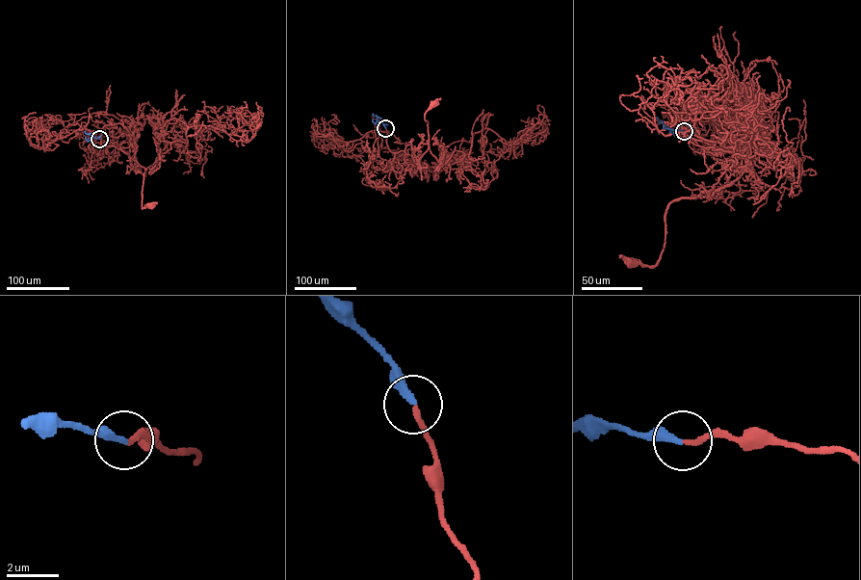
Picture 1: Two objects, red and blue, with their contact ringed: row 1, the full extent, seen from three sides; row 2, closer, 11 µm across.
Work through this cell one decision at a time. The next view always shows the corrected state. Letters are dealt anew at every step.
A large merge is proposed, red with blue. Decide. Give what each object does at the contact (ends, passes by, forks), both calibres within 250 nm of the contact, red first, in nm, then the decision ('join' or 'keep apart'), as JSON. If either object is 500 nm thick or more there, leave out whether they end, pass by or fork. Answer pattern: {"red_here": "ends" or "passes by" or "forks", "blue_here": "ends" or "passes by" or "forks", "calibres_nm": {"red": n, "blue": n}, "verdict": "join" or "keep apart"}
{"red_here": "ends", "blue_here": "ends", "calibres_nm": {"red": 200, "blue": 260}, "verdict": "join"}

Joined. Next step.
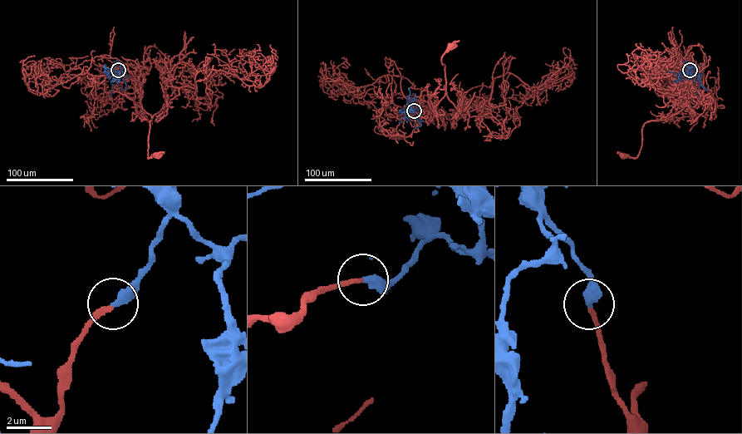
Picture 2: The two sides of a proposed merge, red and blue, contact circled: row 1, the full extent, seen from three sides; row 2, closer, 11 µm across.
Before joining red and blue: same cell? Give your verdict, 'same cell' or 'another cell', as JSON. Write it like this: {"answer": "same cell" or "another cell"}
{"answer": "another cell"}

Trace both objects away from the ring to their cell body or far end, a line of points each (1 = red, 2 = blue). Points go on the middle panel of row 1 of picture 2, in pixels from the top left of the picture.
1: (414, 110), (407, 111), (410, 99), (419, 96), (434, 110), (444, 95), (441, 59), (451, 46)
2: (414, 110), (417, 109), (410, 109), (408, 113), (405, 110), (407, 117), (399, 122), (400, 117)

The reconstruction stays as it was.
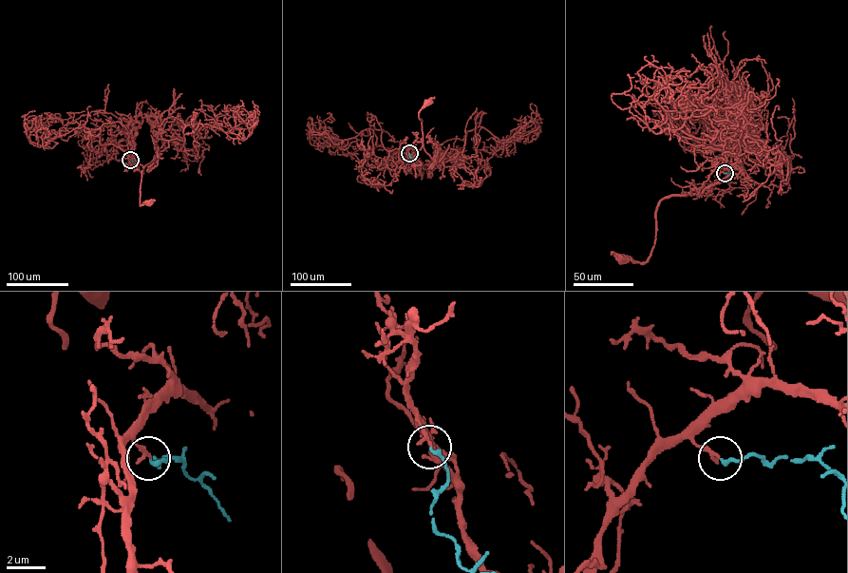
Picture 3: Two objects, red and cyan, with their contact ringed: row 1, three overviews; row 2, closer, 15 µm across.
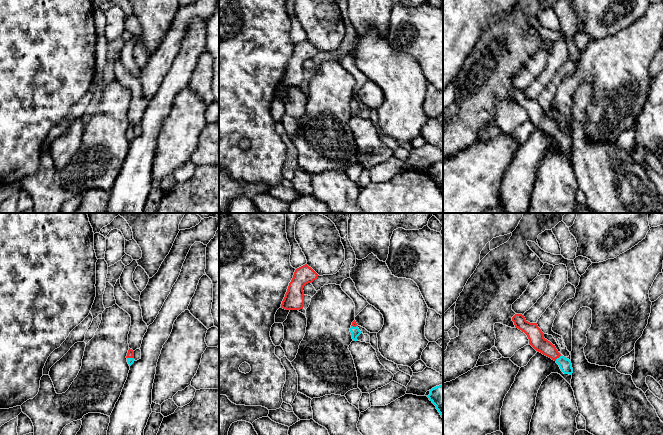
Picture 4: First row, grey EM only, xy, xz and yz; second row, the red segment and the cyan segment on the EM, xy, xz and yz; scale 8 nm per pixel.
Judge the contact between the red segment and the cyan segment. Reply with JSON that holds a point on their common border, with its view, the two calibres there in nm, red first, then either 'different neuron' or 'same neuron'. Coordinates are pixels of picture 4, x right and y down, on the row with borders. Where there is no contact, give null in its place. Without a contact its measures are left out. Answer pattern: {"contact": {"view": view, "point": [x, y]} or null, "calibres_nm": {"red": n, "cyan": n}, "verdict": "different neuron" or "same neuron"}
{"contact": {"view": "yz", "point": [558, 357]}, "calibres_nm": {"red": 130, "cyan": 100}, "verdict": "same neuron"}

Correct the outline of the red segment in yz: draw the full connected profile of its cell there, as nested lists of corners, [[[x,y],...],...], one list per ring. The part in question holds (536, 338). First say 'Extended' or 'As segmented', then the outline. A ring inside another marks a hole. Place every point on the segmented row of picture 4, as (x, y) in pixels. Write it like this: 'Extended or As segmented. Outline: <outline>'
Extended. Outline: [[[515,314],[512,317],[512,321],[516,328],[527,335],[529,344],[536,351],[554,360],[564,374],[572,375],[573,368],[571,361],[562,356],[555,345],[544,338],[544,333],[538,327],[537,323],[528,322],[522,314]]]

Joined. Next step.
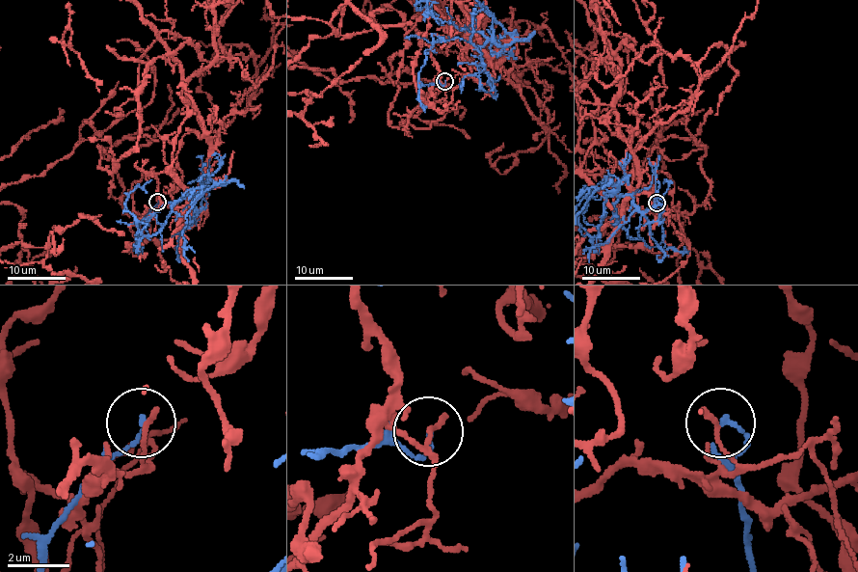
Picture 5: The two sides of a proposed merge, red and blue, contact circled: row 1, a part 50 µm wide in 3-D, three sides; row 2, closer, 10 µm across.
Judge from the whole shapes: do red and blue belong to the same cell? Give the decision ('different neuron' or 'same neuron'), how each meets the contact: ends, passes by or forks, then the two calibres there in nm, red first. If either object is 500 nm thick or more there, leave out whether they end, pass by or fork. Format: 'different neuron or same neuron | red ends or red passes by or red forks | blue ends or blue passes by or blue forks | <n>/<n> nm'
different neuron | red ends | blue ends | 190/130 nm

